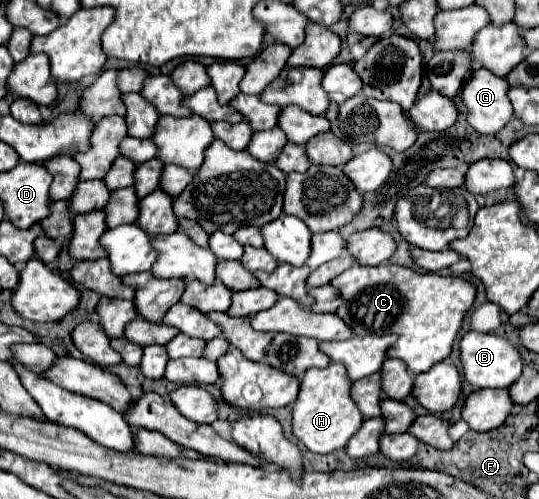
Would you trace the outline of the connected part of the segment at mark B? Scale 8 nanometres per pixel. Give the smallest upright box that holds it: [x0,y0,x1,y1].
[459,331,523,389]

